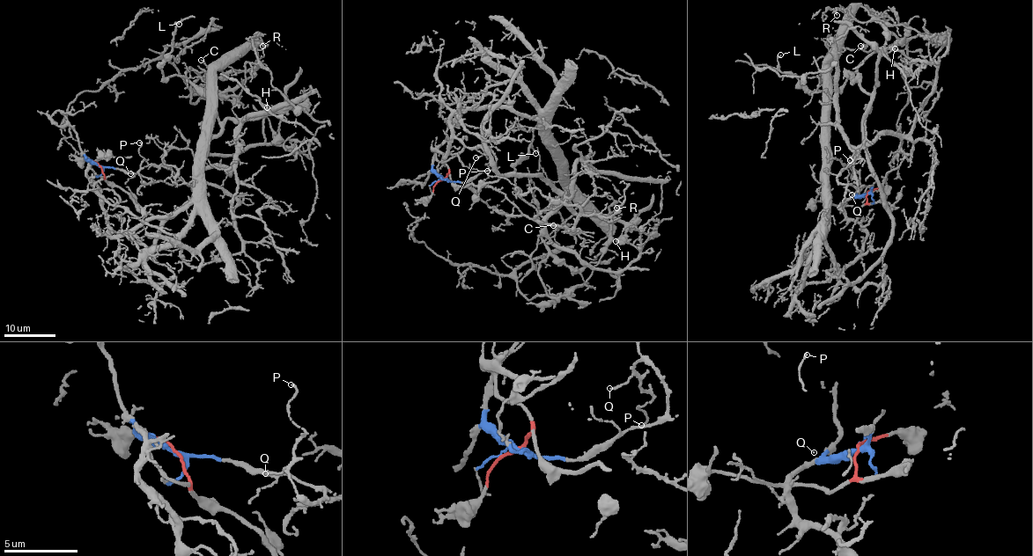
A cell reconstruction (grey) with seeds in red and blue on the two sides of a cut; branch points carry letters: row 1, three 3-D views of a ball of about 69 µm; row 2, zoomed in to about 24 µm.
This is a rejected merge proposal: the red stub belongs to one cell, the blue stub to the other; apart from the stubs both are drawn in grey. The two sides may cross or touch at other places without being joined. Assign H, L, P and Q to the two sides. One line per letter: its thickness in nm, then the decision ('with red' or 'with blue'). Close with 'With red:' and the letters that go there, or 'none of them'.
H: 160 nm thick; with red
L: 150 nm thick; with red
P: 120 nm thick; with blue
Q: 120 nm thick; with blue
With red: H, L

